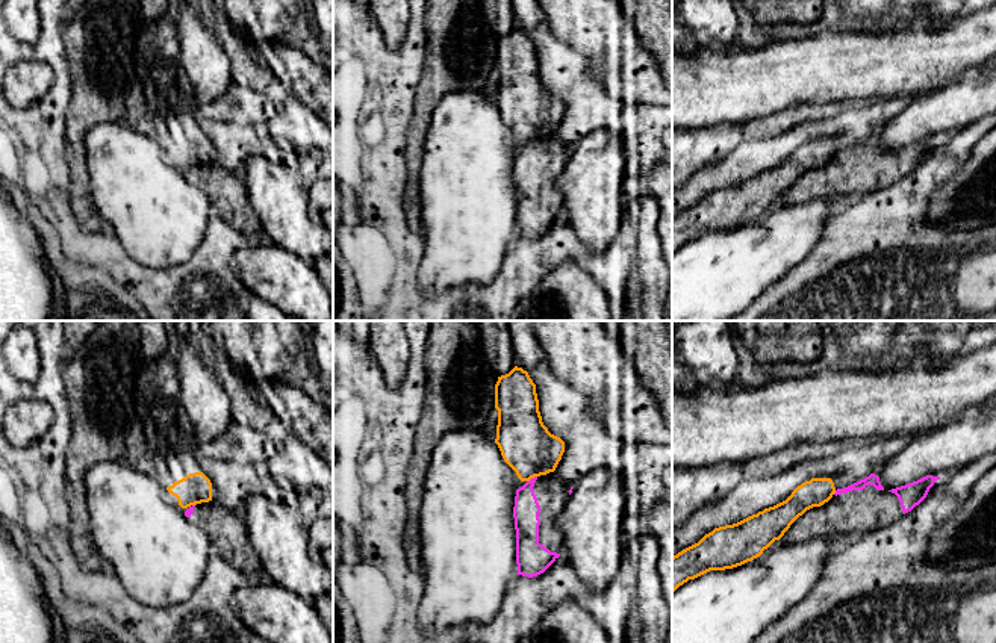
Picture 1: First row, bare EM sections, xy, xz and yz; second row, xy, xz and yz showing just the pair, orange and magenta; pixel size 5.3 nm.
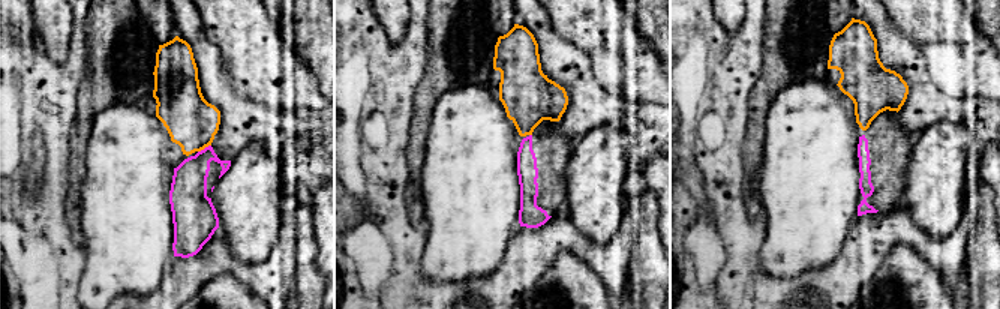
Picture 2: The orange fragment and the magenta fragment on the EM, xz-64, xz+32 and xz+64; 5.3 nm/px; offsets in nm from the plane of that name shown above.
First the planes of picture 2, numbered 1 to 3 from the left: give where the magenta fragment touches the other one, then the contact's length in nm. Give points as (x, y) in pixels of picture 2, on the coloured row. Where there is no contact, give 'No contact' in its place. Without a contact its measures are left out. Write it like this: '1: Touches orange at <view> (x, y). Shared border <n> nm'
1: Touches orange at xz-64 (204, 147). Shared border 80 nm
2: No contact
3: No contact

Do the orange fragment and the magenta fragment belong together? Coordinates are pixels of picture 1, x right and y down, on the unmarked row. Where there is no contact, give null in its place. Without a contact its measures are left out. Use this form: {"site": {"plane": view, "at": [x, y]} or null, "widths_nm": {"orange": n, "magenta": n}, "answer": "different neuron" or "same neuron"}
{"site": {"plane": "xz", "at": [532, 138]}, "widths_nm": {"orange": 280, "magenta": 140}, "answer": "different neuron"}

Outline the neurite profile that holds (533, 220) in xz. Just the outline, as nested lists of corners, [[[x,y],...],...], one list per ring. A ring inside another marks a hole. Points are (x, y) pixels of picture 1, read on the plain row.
[[[549,133],[516,151],[513,179],[518,236],[537,238],[562,216],[563,195],[557,182],[572,150]]]

